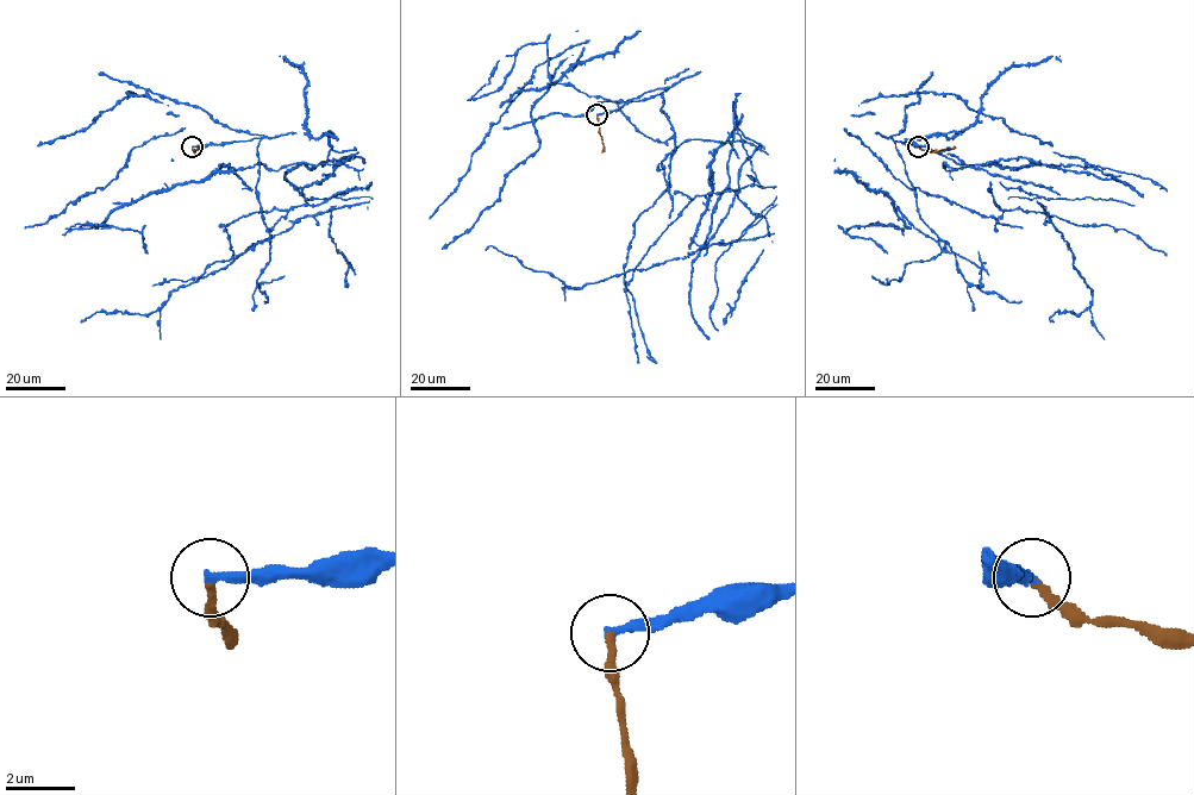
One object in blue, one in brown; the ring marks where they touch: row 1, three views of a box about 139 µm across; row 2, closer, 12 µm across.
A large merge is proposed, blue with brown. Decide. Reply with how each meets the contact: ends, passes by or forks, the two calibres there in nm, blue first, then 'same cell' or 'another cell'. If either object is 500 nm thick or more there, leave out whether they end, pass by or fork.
blue ends there; brown ends there; 280 nm thick on the blue side, 240 nm on the other; another cell

